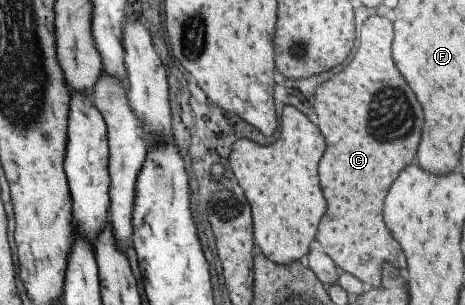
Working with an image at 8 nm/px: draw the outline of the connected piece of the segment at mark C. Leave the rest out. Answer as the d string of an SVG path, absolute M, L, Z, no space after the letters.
M370 16L364 20L362 30L358 34L358 46L352 60L346 67L330 80L316 87L312 98L316 125L325 140L325 149L318 162L318 180L326 200L326 214L322 214L315 238L324 254L334 262L340 272L348 272L369 288L377 289L381 283L382 265L392 262L398 268L404 268L404 256L396 240L386 230L380 204L396 174L402 166L410 164L416 152L416 144L420 140L422 126L422 110L416 102L414 94L398 74L392 58L390 58L390 40L392 40L392 24L388 18Z

